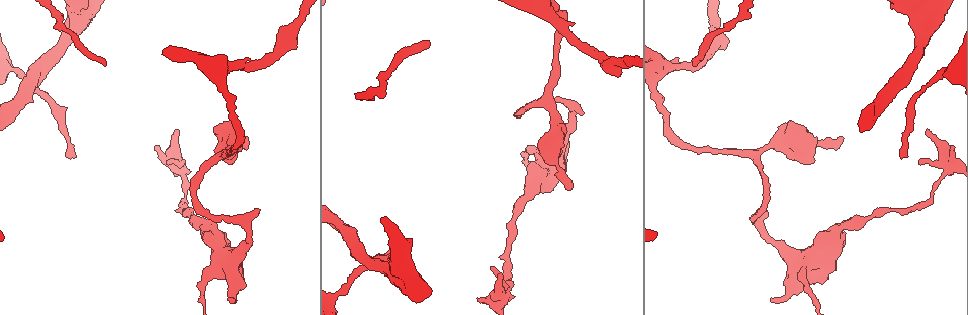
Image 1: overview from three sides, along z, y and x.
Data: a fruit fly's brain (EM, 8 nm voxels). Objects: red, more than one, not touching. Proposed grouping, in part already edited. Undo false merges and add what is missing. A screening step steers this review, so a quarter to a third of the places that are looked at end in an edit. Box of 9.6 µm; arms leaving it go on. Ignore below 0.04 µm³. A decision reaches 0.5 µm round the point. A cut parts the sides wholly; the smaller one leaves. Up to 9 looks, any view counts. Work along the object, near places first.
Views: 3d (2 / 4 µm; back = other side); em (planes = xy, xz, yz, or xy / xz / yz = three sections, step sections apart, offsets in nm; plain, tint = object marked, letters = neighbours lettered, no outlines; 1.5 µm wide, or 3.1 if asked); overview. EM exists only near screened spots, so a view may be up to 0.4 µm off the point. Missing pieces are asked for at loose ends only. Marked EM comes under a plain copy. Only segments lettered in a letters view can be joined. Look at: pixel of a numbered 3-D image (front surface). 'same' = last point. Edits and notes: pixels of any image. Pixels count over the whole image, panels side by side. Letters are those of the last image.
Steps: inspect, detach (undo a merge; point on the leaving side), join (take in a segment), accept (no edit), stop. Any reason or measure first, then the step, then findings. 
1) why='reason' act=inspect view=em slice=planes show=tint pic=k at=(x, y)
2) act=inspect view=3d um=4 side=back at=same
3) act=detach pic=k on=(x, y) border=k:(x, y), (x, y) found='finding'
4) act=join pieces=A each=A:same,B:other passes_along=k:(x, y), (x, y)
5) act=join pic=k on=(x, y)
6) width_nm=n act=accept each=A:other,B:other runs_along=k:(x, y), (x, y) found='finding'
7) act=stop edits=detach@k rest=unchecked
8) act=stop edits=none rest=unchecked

why='thin neck' act=inspect view=em slice=planes show=tint pic=1 at=(187, 190)

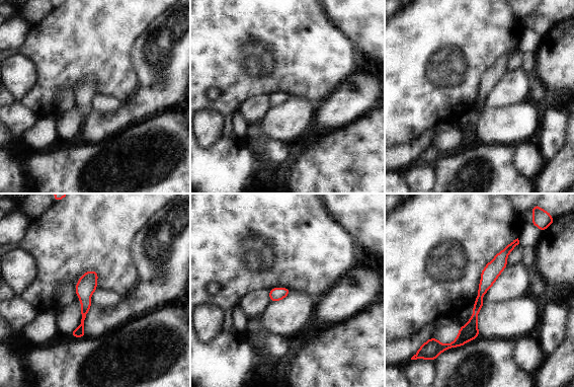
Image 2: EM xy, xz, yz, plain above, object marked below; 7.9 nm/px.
why='see the neighbours' act=inspect view=em slice=planes show=letters at=same

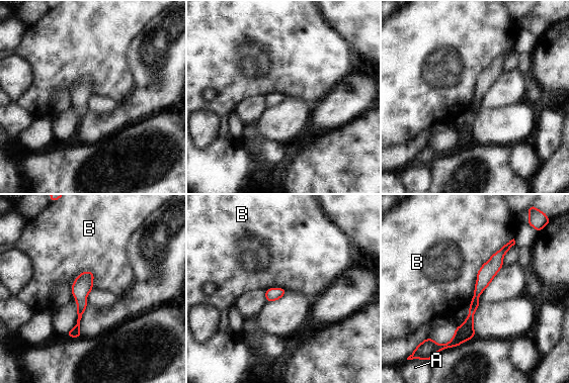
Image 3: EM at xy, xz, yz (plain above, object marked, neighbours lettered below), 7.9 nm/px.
act=accept each=A:other,B:other border=3:(513, 237), (477, 272), (468, 306) found='one neuron here'

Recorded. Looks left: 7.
why='free end' act=inspect view=3d um=4 pic=1 at=(503, 276)

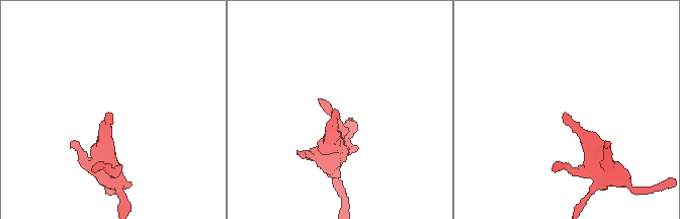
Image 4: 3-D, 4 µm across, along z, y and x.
why='shape alone is not enough' act=inspect view=em slice=xz step=4 show=letters pic=4 at=(110, 113)

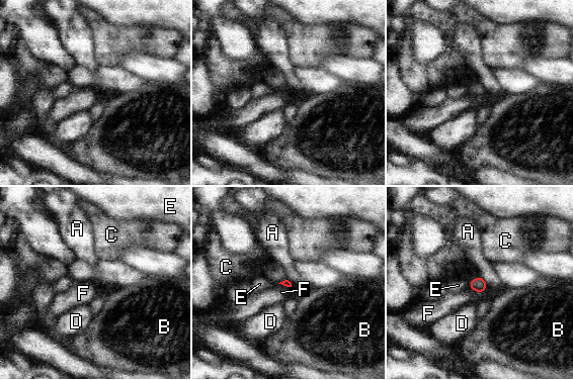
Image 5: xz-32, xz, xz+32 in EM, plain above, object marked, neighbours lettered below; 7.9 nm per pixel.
act=inspect view=em slice=planes show=letters at=same

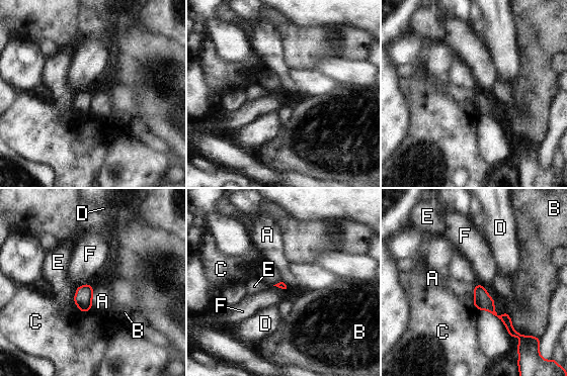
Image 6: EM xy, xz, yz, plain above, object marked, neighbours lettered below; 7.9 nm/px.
act=accept each=A:other,B:other,C:other,D:other,E:other,F:other border=6:(91, 284), (82, 284), (77, 287) found='none of them fits'

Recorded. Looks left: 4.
why='end of a long branch' act=inspect view=em slice=yz step=4 show=letters pic=1 at=(74, 157)

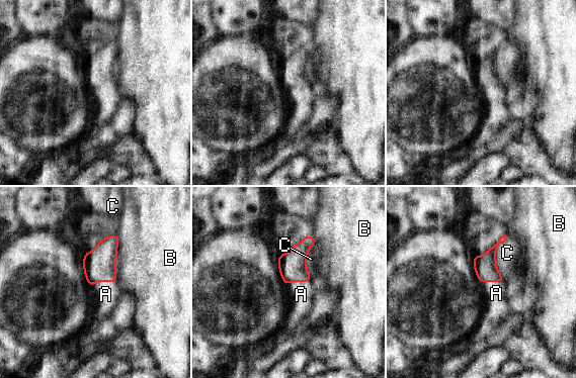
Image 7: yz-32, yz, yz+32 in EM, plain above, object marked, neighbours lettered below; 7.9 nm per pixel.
act=inspect view=em slice=xy step=8 show=letters at=same

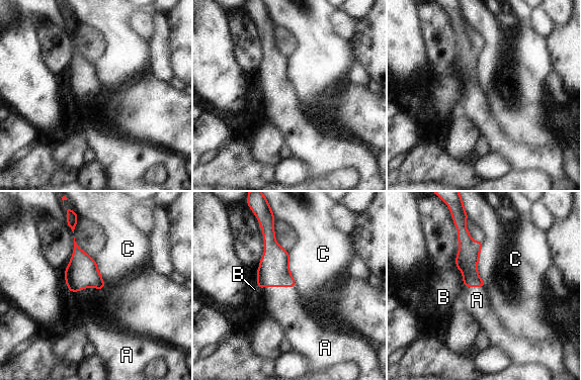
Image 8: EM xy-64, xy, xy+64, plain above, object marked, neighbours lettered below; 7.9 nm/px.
act=join pieces=A each=A:same,B:other,C:other passes_along=8:(273, 271), (277, 286), (284, 304) found='the neuron continues'

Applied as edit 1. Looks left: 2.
why='branch stops here' act=inspect view=em slice=planes show=tint pic=1 at=(104, 60)

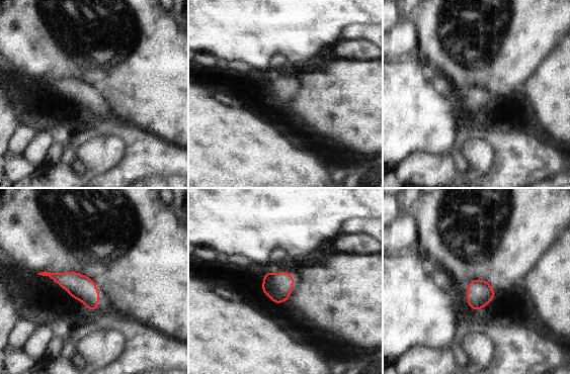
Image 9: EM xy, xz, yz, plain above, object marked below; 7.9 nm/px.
act=inspect view=em slice=planes show=letters at=same

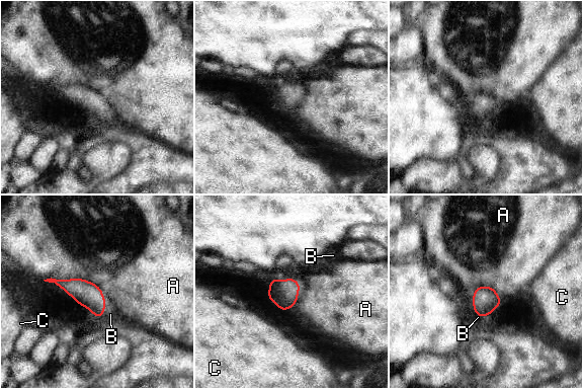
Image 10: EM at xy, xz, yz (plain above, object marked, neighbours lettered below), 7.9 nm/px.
width_nm=200 longest_contact=A:240nm act=join pieces=B each=A:other,B:same,C:other found='the neuron continues'

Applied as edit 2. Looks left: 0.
act=stop edits=join@8,join@10 rest=unchecked

